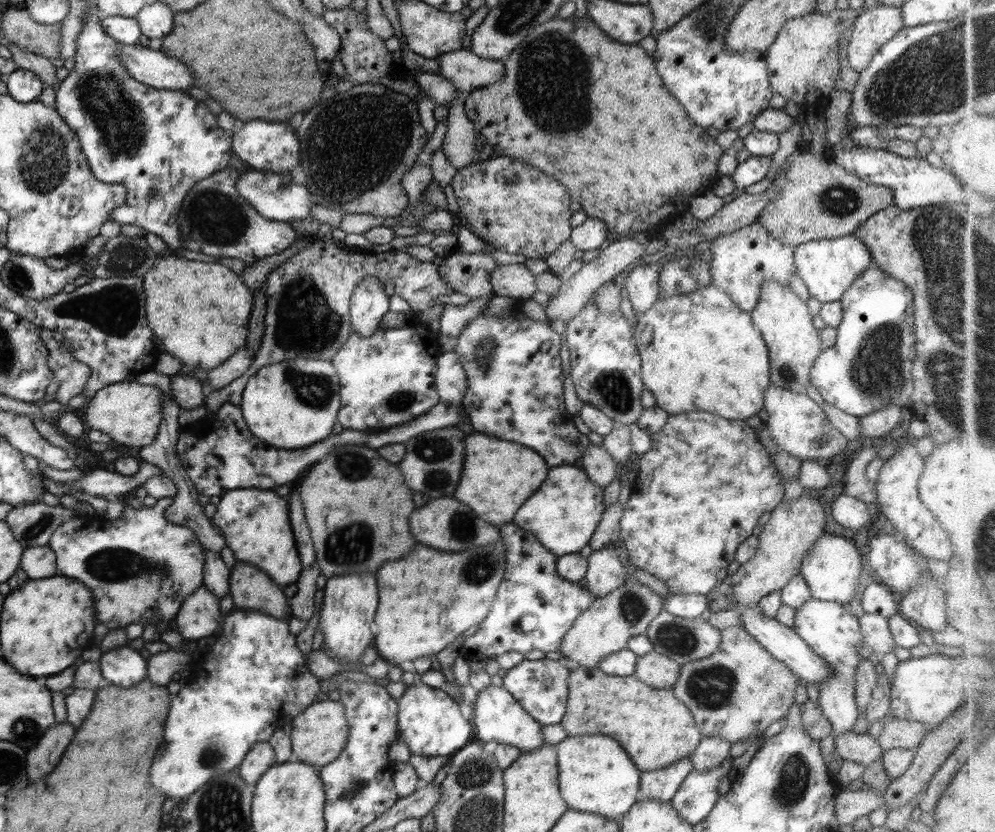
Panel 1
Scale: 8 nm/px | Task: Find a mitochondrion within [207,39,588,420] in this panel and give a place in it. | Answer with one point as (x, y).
(309, 324)

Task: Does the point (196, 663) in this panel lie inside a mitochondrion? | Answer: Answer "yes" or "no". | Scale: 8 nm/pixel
no

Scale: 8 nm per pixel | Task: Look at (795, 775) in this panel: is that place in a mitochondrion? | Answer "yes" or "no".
yes

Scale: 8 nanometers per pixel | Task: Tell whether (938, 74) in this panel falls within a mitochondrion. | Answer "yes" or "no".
yes

